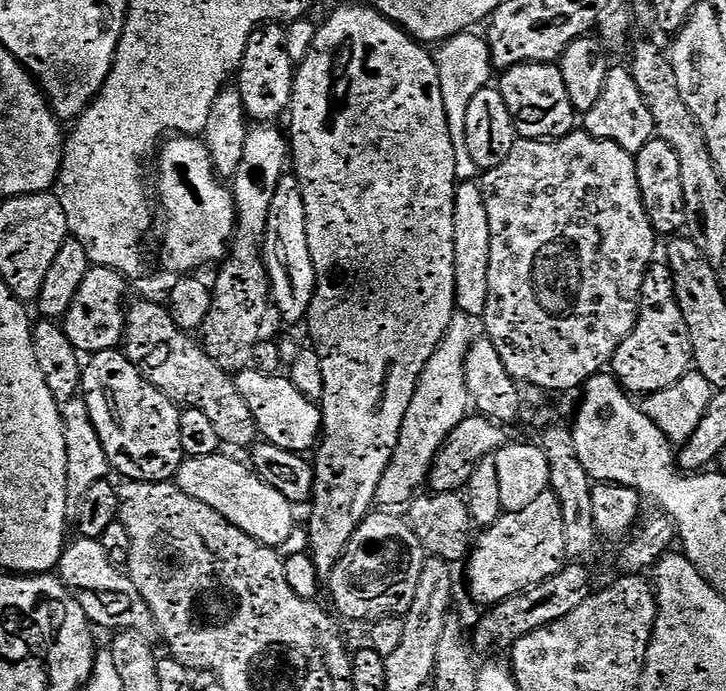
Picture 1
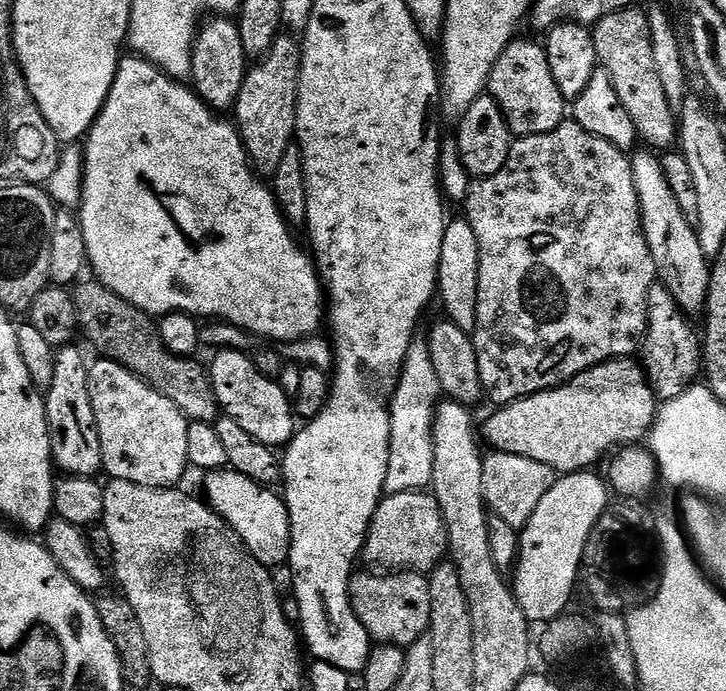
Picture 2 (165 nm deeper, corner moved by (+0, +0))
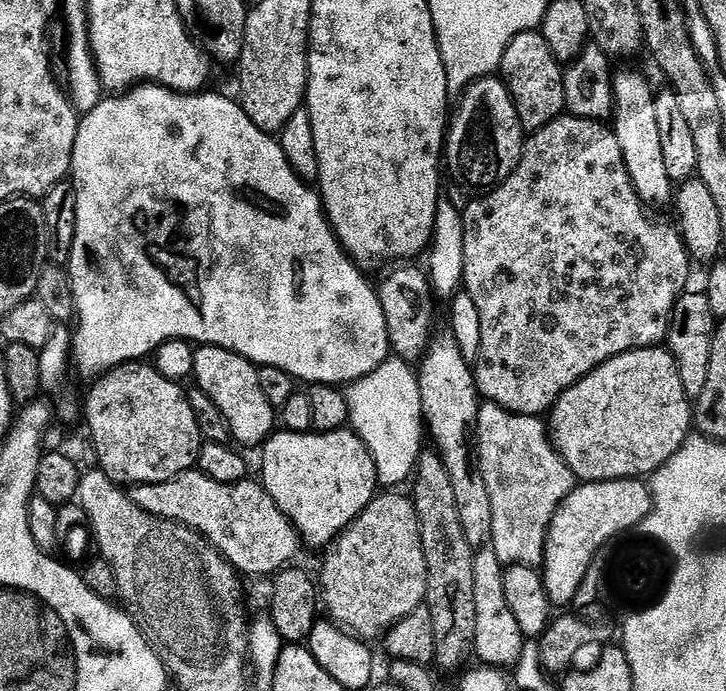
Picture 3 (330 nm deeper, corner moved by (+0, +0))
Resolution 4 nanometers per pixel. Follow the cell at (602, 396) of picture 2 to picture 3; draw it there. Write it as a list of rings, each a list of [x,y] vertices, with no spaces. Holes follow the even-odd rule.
[[[653,346],[650,348],[635,348],[629,352],[623,352],[617,356],[611,356],[605,364],[598,365],[593,372],[586,374],[577,384],[570,386],[557,398],[556,403],[550,409],[550,439],[552,444],[560,452],[560,457],[570,466],[577,481],[593,484],[603,480],[638,480],[651,477],[652,473],[658,471],[678,449],[689,439],[694,428],[694,404],[689,400],[686,390],[682,386],[682,380],[678,374],[676,360],[664,346]]]

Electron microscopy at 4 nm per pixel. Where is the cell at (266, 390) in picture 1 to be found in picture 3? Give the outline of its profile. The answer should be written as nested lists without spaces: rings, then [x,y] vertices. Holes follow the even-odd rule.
[[[211,346],[196,348],[195,383],[212,399],[214,406],[218,406],[218,410],[222,410],[232,431],[232,440],[237,445],[263,445],[278,424],[277,413],[270,406],[270,402],[266,402],[266,394],[262,394],[262,386],[258,386],[256,370],[257,365],[237,352]]]

